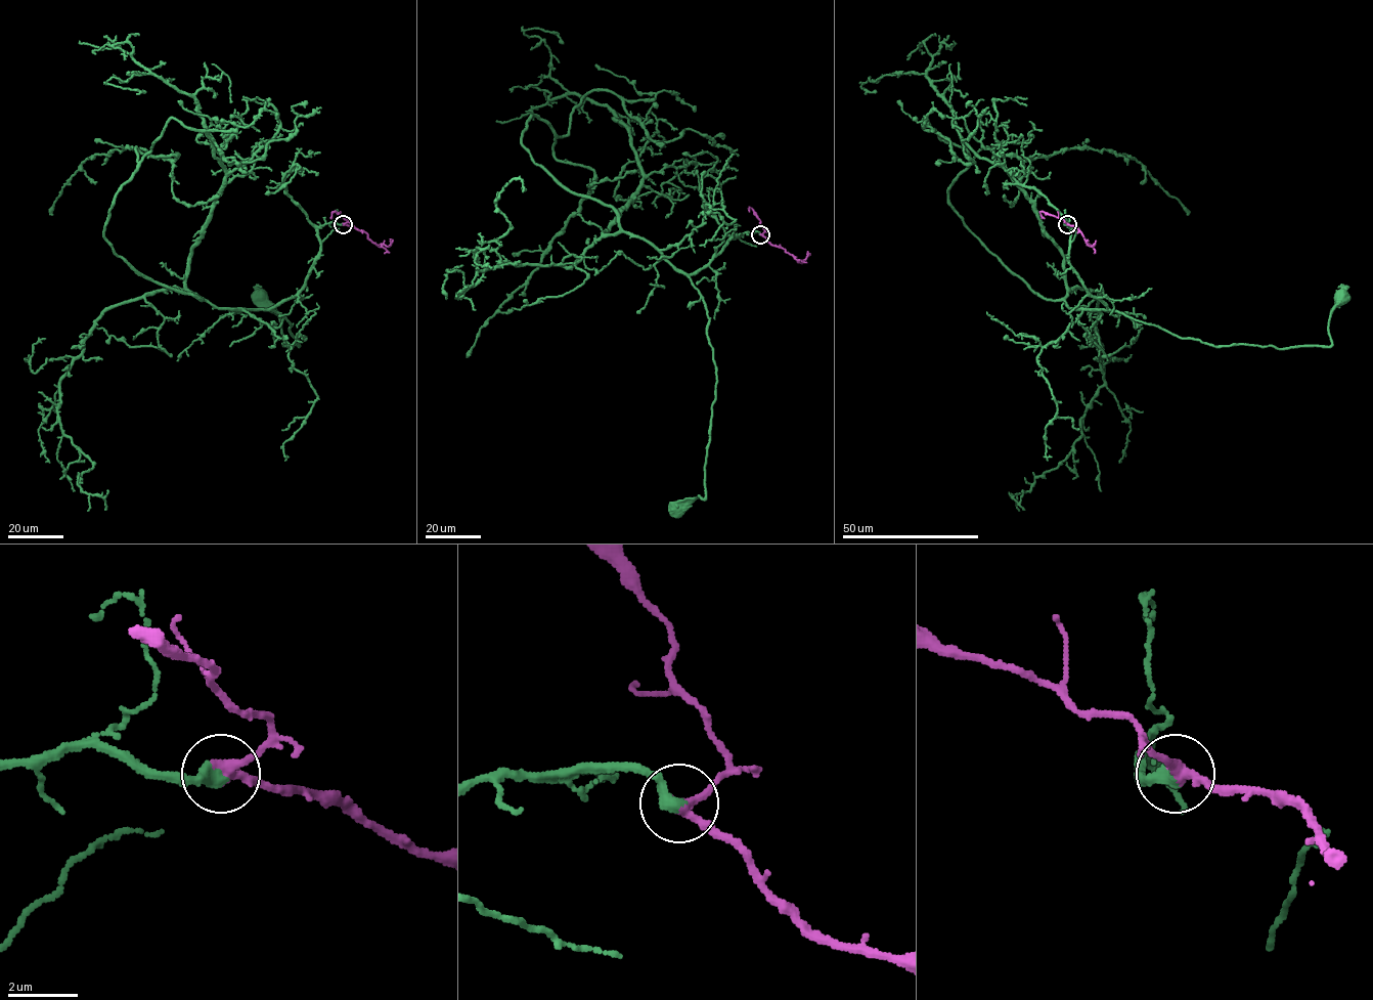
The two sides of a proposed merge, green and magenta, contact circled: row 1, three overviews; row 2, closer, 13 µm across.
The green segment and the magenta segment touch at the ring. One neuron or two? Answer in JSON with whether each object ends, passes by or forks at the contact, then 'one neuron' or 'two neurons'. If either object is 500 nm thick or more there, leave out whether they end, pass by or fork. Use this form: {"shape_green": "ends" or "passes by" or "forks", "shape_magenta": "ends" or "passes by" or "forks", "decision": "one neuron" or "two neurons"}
{"shape_green": "ends", "shape_magenta": "passes by", "decision": "one neuron"}

